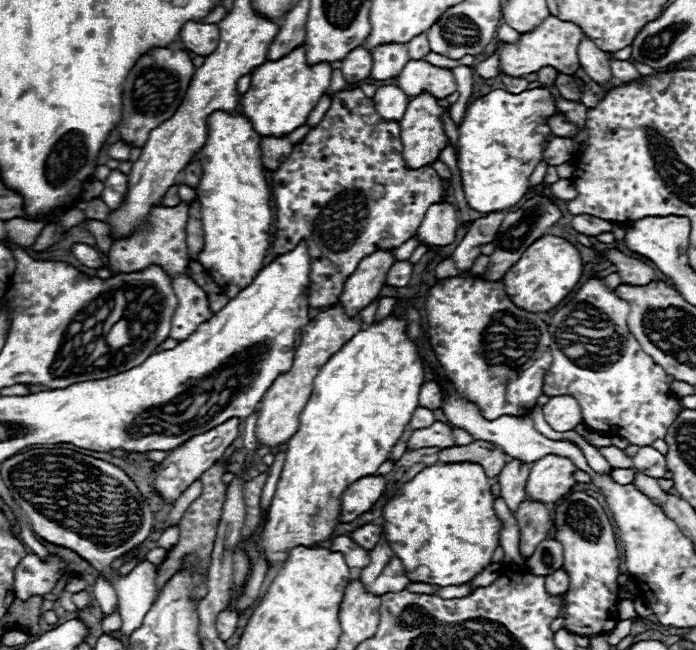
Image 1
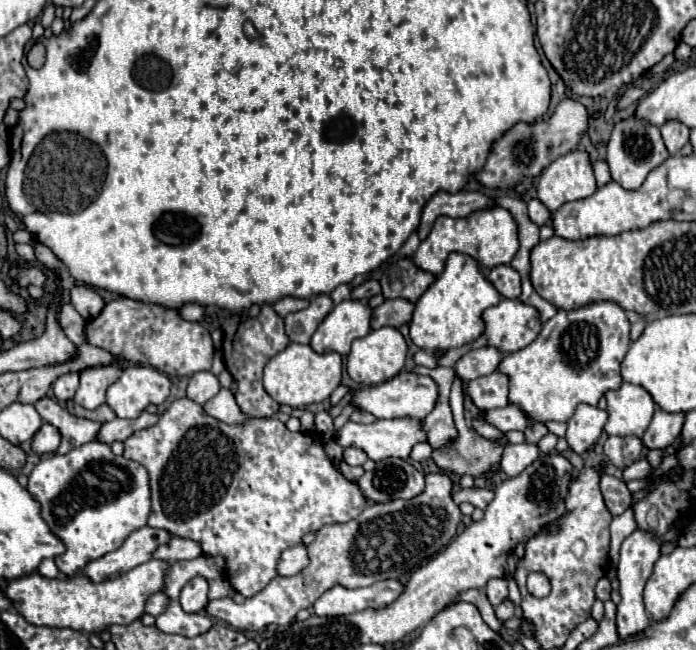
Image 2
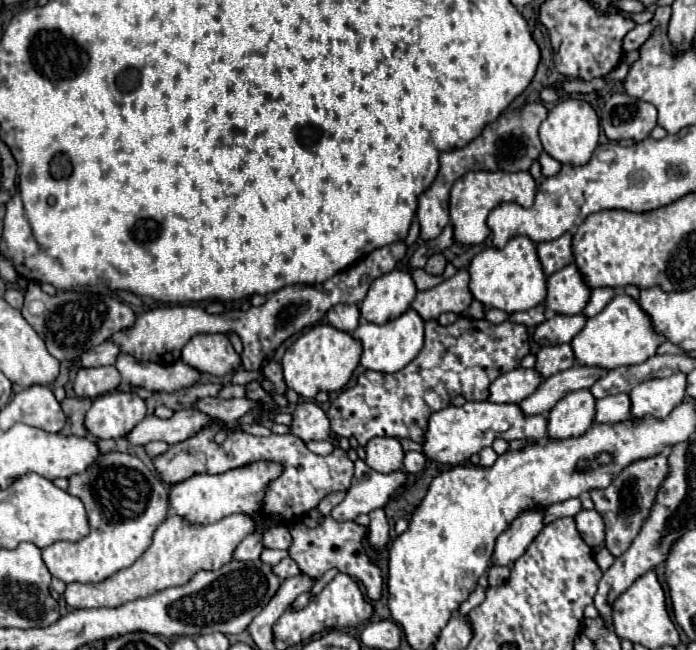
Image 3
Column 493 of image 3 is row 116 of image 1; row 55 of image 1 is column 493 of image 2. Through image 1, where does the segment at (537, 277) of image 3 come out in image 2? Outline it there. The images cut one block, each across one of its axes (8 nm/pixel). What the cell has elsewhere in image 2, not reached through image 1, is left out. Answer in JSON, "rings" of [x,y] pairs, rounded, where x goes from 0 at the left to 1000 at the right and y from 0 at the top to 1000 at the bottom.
{"rings":[[[652,388],[644,394],[638,418],[626,425],[621,440],[601,458],[595,483],[589,492],[589,520],[592,526],[612,538],[647,538],[661,535],[693,514],[693,480],[718,465],[718,452],[704,440],[695,422],[687,415],[681,397]]]}

